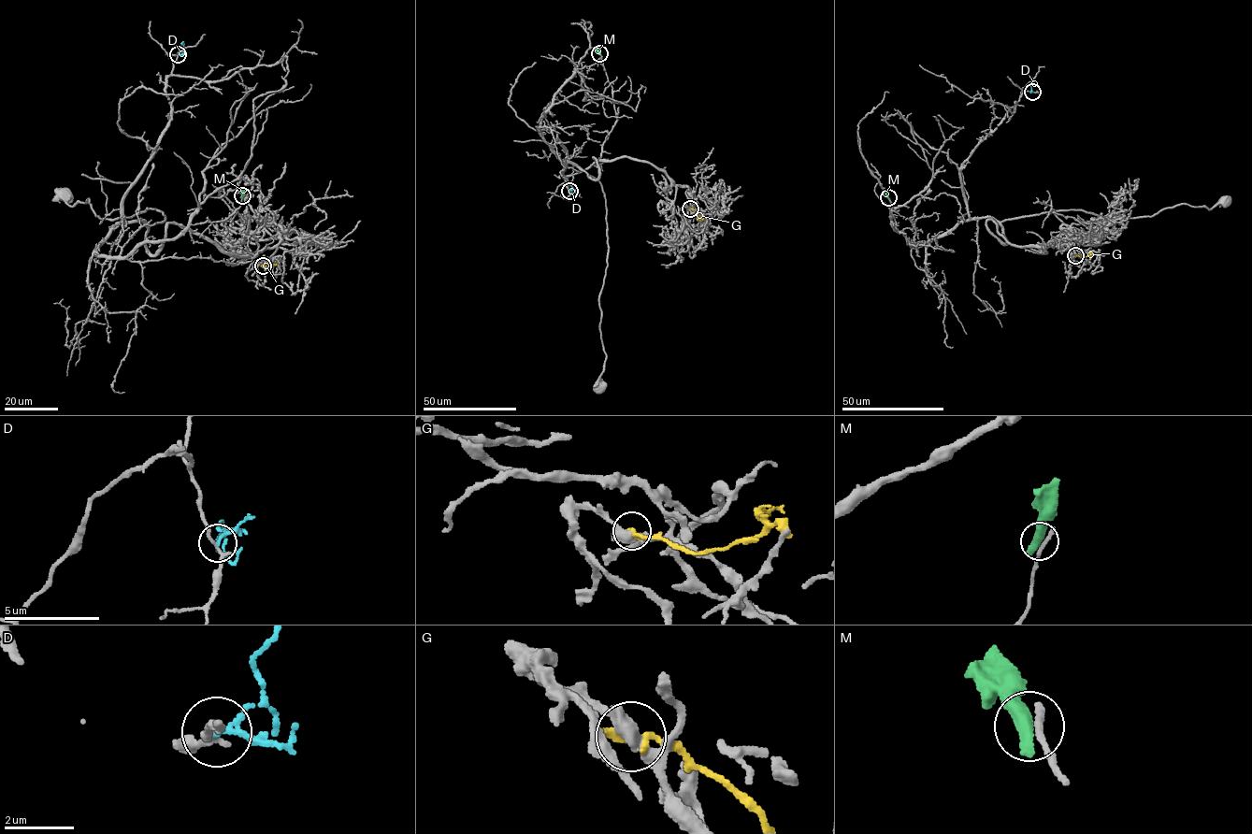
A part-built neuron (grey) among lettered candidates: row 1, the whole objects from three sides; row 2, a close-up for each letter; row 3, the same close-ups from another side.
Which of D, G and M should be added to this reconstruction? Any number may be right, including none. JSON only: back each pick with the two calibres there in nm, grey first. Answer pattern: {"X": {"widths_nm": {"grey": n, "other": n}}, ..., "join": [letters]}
{"join": []}

